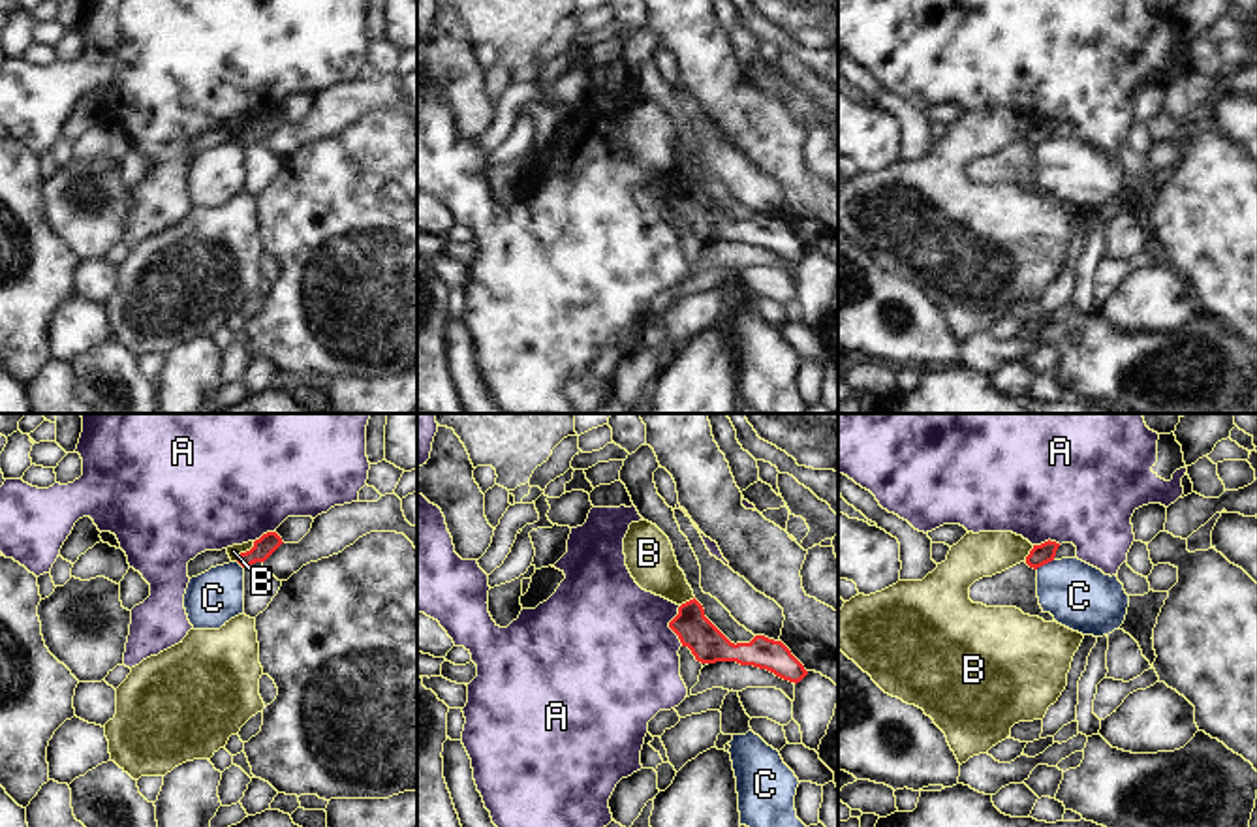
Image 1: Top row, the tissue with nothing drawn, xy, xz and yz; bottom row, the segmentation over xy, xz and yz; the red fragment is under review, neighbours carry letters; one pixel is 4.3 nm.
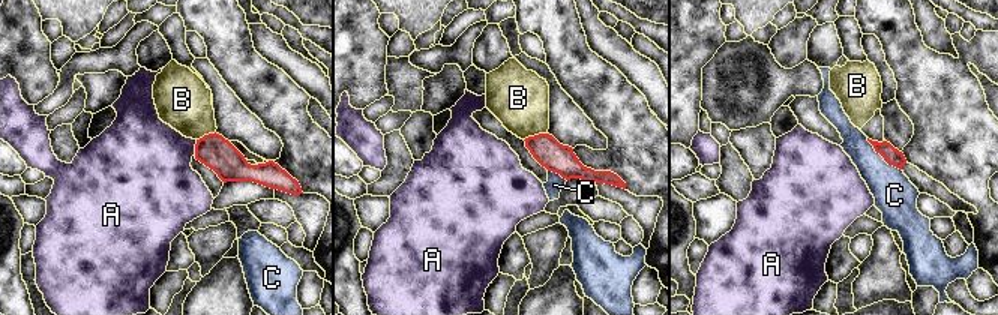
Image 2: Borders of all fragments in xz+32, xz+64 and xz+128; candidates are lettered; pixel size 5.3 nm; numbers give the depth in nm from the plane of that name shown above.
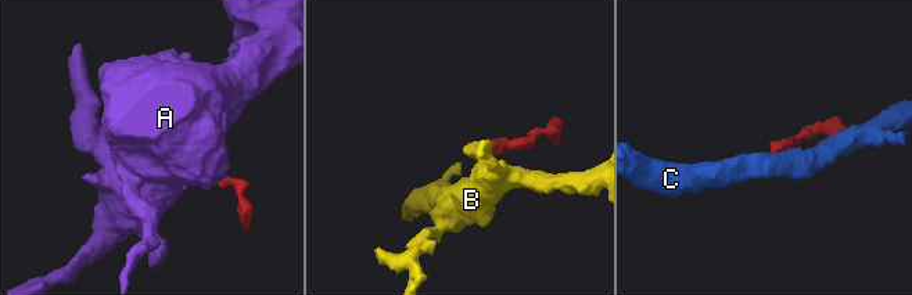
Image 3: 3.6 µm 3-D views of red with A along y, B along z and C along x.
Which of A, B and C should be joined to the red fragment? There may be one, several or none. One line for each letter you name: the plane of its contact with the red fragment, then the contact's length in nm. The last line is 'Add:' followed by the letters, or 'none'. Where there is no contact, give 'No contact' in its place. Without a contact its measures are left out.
Add: none.

